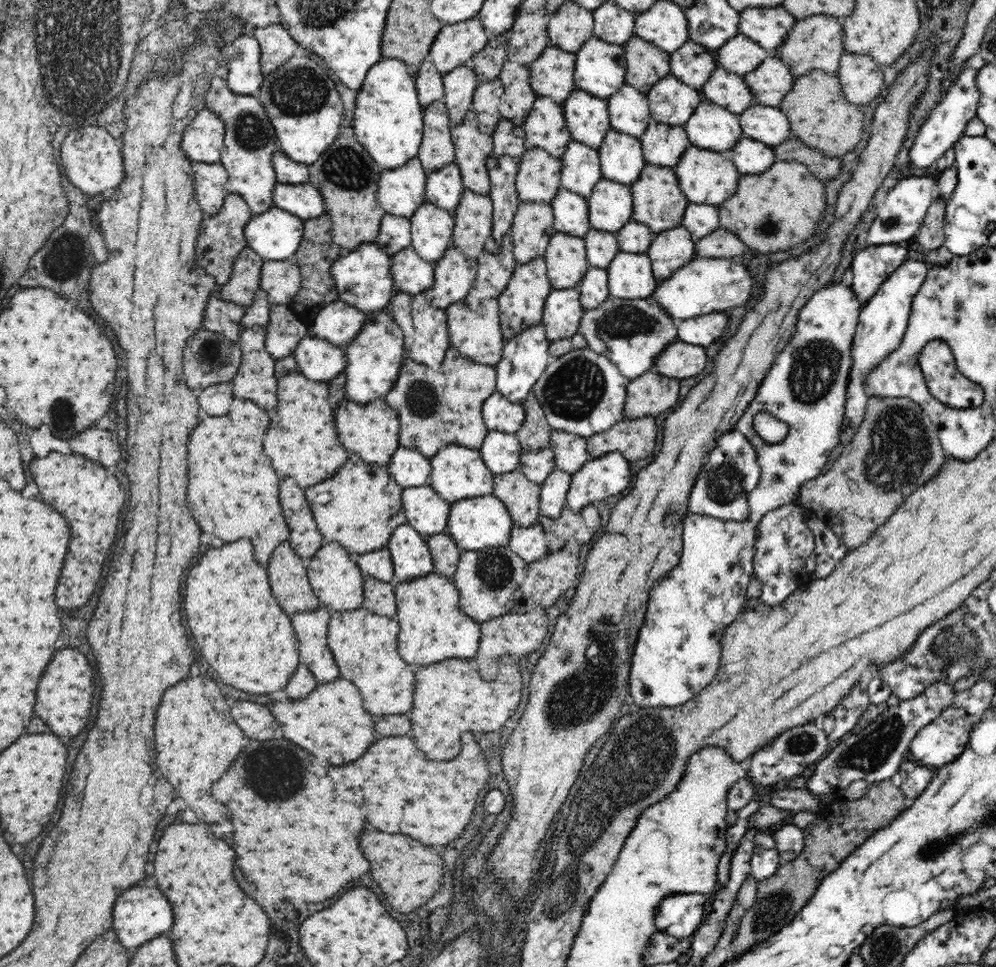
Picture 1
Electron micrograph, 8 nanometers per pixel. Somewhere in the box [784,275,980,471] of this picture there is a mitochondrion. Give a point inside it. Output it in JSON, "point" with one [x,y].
{"point":[816,365]}

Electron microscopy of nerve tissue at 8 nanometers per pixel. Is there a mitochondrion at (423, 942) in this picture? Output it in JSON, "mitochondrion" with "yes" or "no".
{"mitochondrion":"no"}

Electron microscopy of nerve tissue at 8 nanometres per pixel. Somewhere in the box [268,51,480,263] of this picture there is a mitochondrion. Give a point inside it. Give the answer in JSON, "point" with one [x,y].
{"point":[345,167]}

